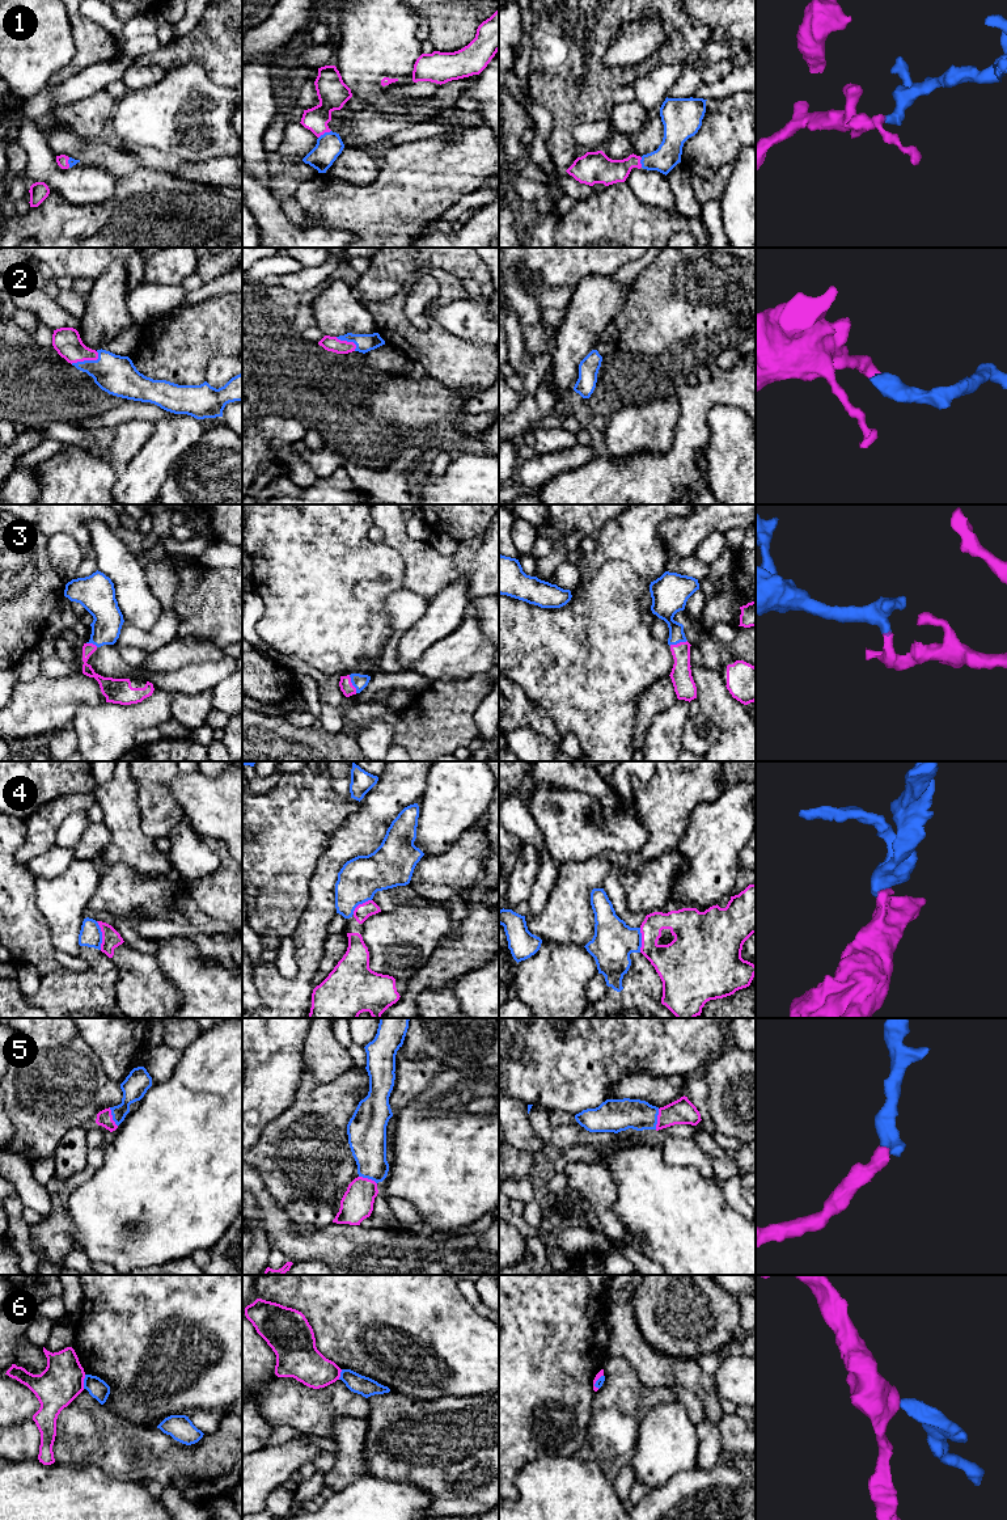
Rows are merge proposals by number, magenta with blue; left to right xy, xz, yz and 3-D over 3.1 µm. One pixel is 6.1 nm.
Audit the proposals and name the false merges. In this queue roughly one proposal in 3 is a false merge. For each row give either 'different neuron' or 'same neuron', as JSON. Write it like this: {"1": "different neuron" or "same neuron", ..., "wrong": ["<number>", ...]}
{"1": "same neuron", "2": "same neuron", "3": "same neuron", "4": "different neuron", "5": "same neuron", "6": "different neuron", "wrong": ["4", "6"]}

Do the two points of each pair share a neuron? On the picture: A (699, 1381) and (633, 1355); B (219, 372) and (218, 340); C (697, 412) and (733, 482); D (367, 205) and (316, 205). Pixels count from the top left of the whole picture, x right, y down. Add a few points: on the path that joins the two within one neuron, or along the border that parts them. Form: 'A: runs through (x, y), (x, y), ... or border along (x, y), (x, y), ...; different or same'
A: runs through (682, 1372), (655, 1371), (650, 1366); same
B: border along (228, 354), (215, 357), (208, 363), (204, 380); different
C: border along (715, 406), (707, 414), (710, 439), (703, 467); different
D: runs through (354, 205), (329, 205); same

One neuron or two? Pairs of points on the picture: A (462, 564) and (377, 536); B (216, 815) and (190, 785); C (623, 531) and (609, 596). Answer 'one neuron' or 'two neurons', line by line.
A: two neurons
B: one neuron
C: two neurons

